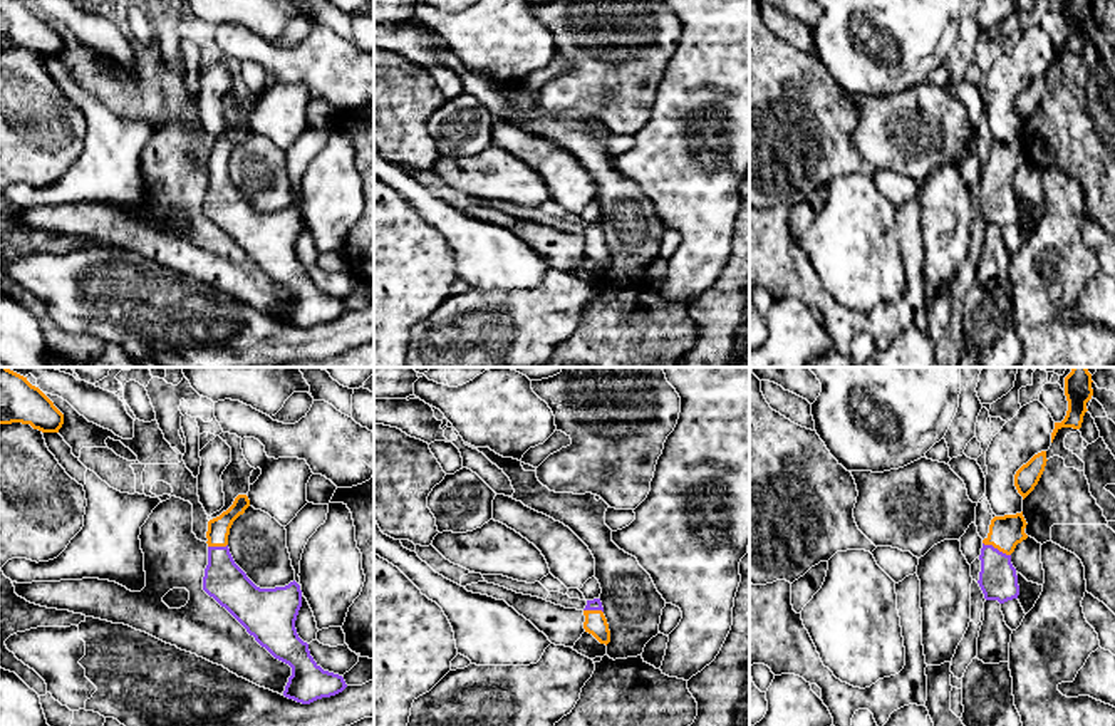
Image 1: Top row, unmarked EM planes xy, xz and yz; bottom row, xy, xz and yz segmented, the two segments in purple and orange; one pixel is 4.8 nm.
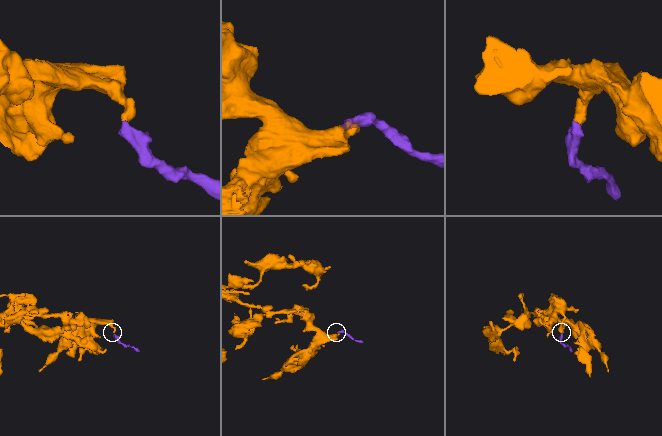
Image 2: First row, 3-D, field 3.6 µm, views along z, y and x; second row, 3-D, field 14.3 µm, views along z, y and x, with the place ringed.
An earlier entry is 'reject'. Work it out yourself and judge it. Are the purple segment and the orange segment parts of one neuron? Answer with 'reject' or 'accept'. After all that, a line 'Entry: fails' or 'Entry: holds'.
accept
Entry: fails

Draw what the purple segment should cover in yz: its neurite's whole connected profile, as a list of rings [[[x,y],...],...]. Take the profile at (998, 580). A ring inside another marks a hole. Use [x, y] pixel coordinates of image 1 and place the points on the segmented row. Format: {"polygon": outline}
{"polygon": [[[1021,513],[994,516],[989,533],[983,540],[979,587],[986,600],[1004,604],[1018,599],[1019,585],[1016,568],[1011,563],[1011,553],[1016,545],[1028,538],[1024,533],[1026,520]]]}

